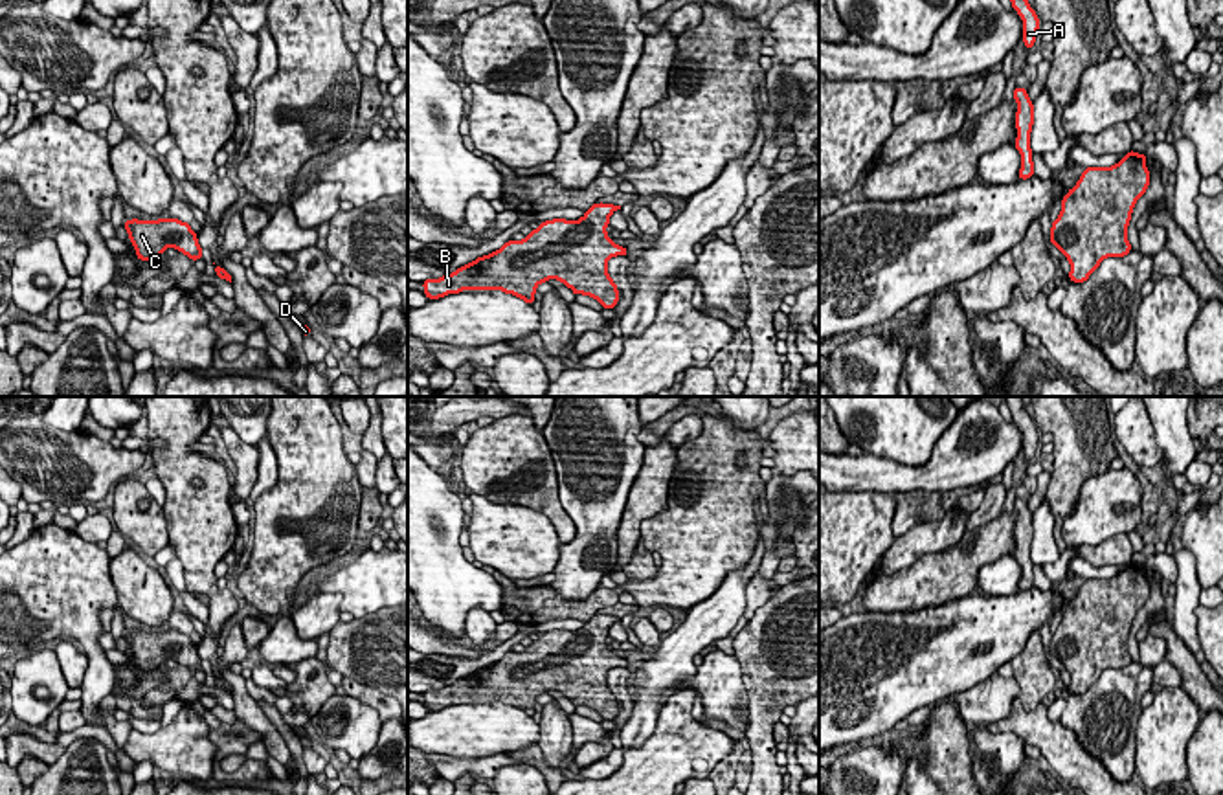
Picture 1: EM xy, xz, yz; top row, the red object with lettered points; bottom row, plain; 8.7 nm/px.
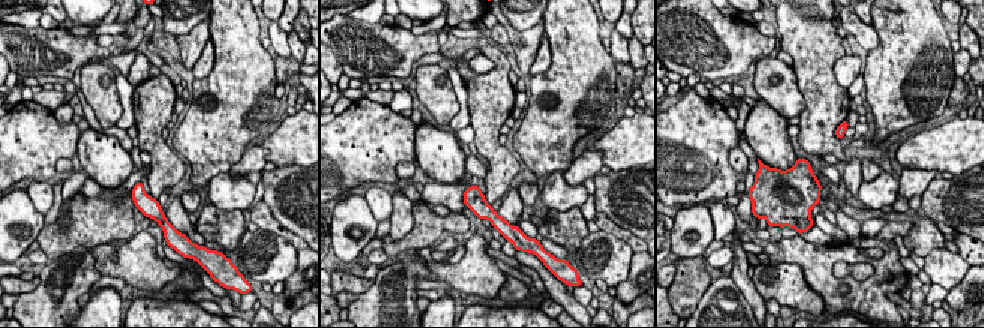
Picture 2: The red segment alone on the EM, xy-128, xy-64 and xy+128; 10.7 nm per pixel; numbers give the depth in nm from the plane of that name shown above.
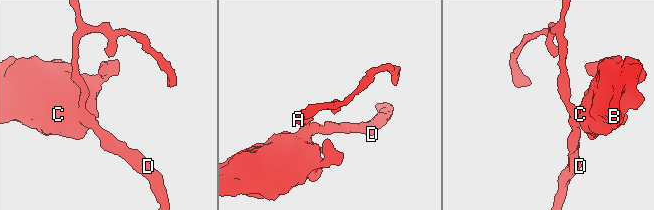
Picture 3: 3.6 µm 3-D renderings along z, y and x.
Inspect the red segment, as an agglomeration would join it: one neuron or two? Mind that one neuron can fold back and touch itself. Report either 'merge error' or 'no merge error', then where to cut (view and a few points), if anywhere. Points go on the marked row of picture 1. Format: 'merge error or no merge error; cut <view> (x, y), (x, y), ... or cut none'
no merge error; cut none

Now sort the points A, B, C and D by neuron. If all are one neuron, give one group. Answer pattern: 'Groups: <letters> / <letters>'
Groups: A B C D

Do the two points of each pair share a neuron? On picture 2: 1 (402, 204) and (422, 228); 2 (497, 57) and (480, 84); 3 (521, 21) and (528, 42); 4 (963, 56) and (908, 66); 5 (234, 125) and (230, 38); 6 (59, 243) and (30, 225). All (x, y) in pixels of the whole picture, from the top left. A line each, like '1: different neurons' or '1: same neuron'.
1: different neurons
2: same neuron
3: different neurons
4: different neurons
5: same neuron
6: different neurons

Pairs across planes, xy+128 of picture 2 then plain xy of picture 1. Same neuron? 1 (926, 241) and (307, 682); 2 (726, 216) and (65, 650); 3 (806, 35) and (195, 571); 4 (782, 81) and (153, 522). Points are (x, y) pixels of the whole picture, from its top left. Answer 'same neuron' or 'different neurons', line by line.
1: same neuron
2: same neuron
3: same neuron
4: same neuron

